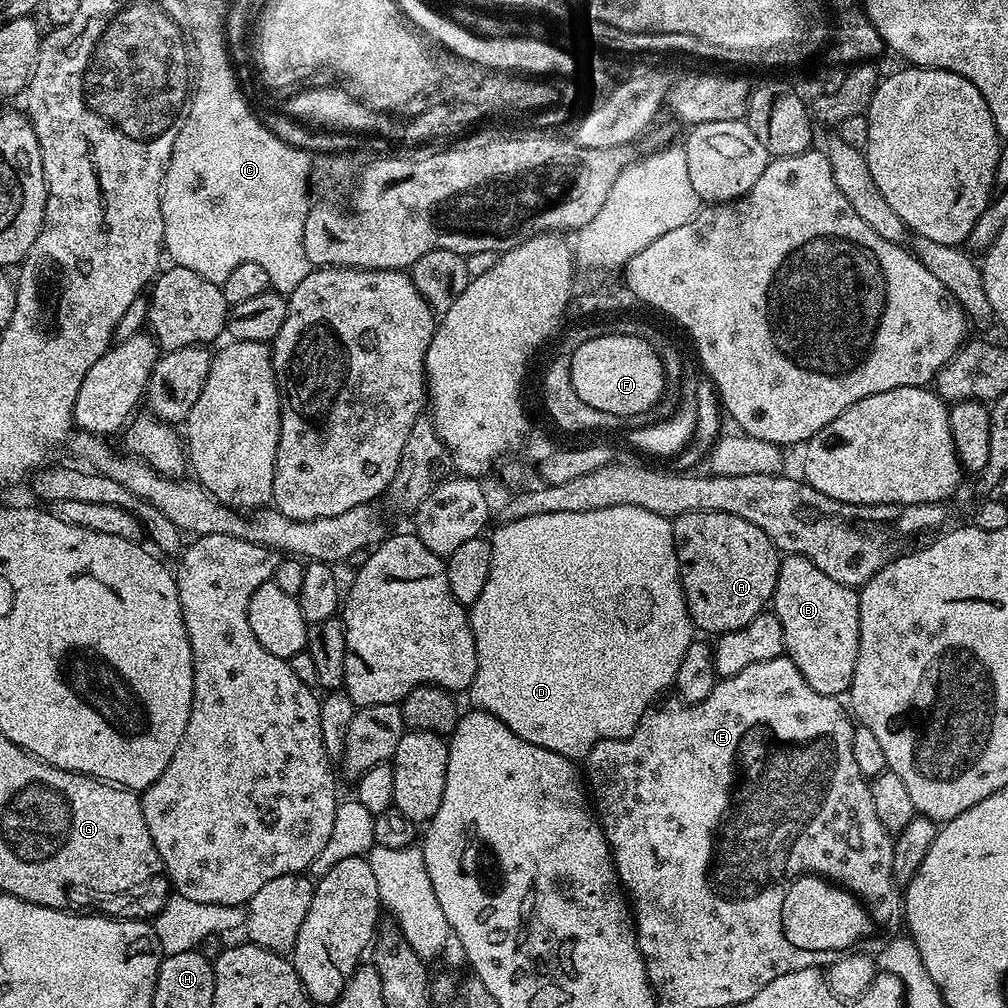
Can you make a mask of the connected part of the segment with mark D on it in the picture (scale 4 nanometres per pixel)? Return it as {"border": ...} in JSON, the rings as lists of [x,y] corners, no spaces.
{"border":[[[610,506],[578,514],[534,514],[531,518],[503,522],[499,527],[500,529],[490,536],[492,553],[486,587],[470,605],[472,633],[478,658],[474,682],[470,689],[472,700],[476,703],[473,705],[479,711],[494,714],[494,718],[506,722],[506,726],[510,726],[510,730],[514,730],[518,738],[526,738],[526,742],[534,742],[534,746],[554,750],[567,760],[583,761],[588,751],[599,740],[621,740],[634,734],[642,714],[646,714],[646,710],[657,703],[656,695],[663,688],[671,689],[675,685],[678,666],[694,639],[694,625],[688,613],[680,581],[672,520],[650,510],[642,510],[642,506]]]}

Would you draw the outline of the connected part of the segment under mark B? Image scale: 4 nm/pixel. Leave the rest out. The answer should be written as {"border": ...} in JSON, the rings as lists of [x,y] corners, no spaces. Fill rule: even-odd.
{"border":[[[785,555],[780,561],[771,611],[782,622],[784,651],[798,666],[802,678],[823,696],[843,697],[852,686],[854,666],[858,662],[858,606],[860,593],[842,582],[822,574],[805,556]]]}

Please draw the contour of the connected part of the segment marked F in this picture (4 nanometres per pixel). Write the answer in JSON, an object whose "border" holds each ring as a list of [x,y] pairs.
{"border":[[[638,337],[593,338],[570,352],[570,382],[586,406],[616,416],[642,414],[661,403],[666,392],[666,369],[661,353]]]}

